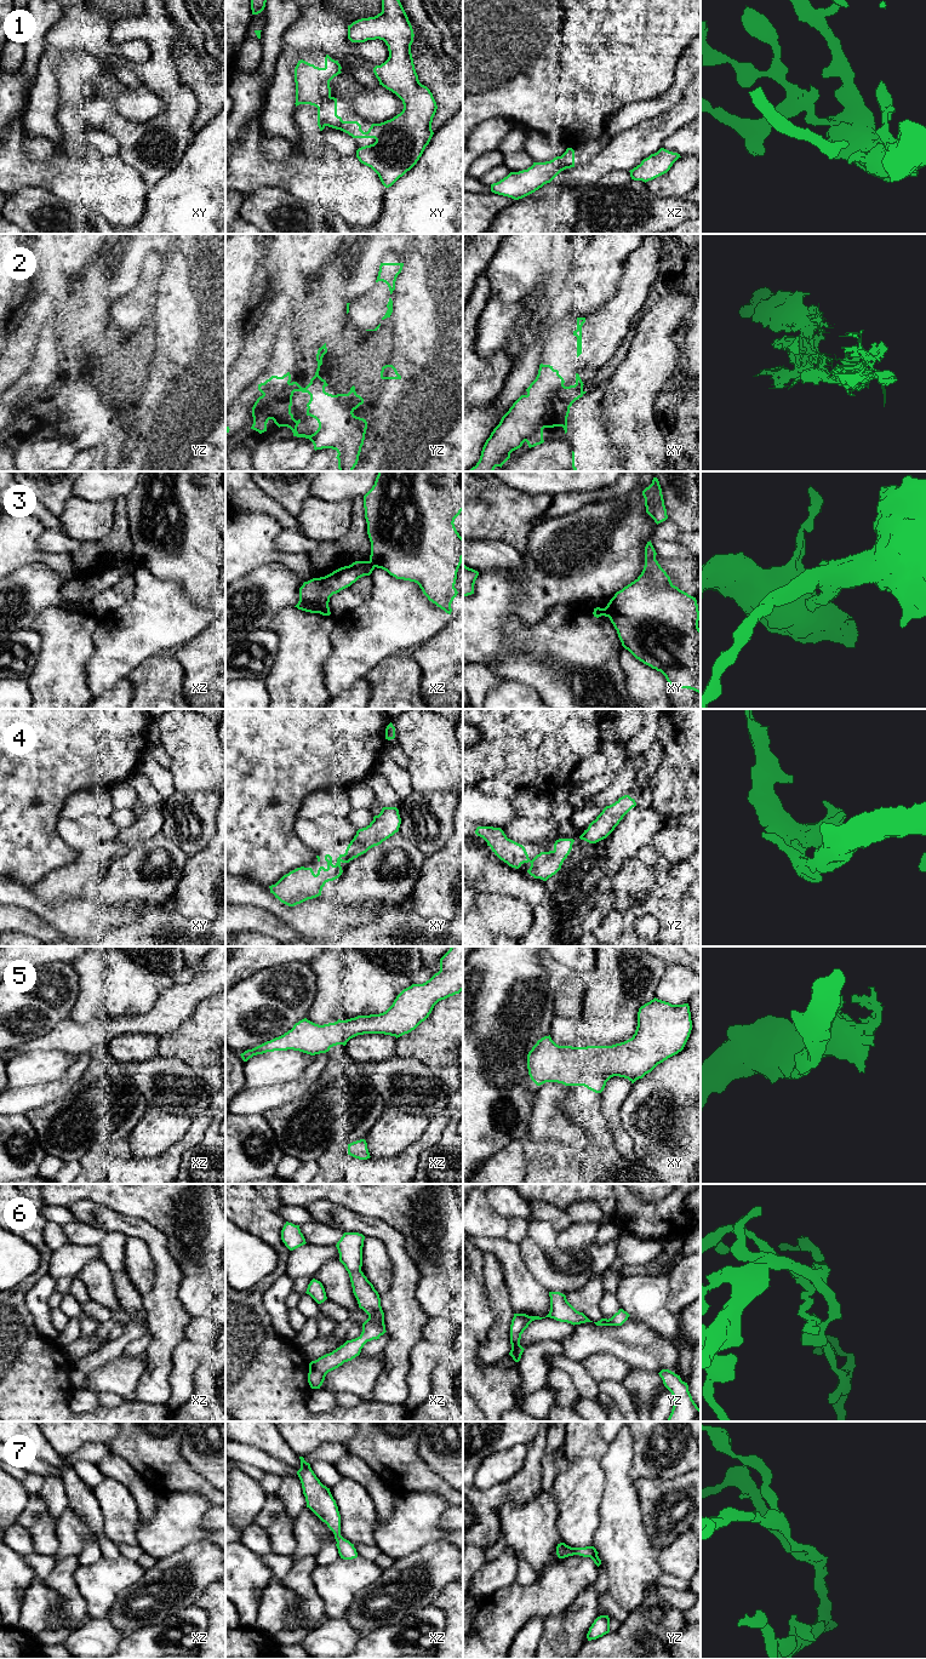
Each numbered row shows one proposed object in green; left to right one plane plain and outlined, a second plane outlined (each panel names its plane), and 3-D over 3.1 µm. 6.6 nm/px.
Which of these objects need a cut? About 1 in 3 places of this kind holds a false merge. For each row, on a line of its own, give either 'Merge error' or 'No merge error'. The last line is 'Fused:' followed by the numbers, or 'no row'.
1: Merge error
2: No merge error
3: Merge error
4: No merge error
5: No merge error
6: No merge error
7: No merge error
Fused: 1, 3

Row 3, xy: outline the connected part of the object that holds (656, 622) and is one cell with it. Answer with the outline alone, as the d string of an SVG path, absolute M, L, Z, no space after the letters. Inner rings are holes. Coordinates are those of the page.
M650 542L645 547L641 574L617 591L605 607L622 646L644 664L661 671L670 686L701 694L701 629L696 597L675 587L656 560Z

